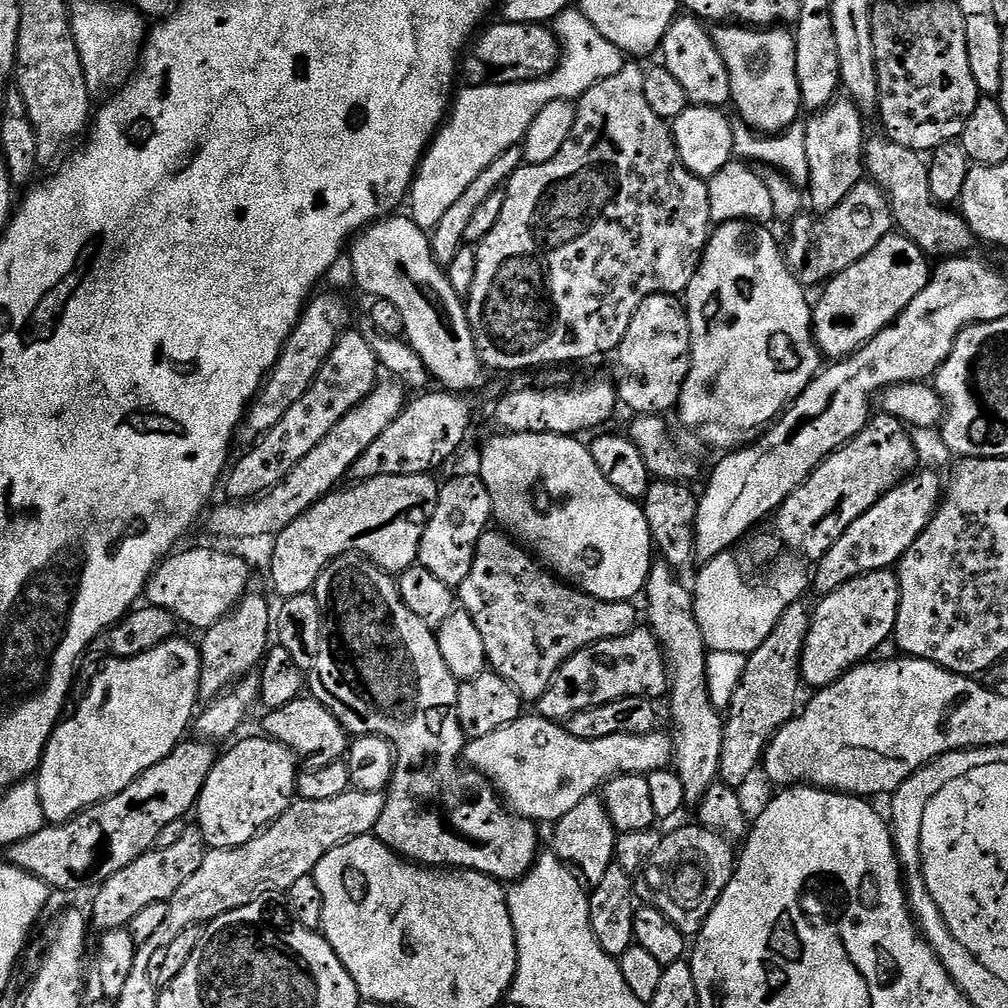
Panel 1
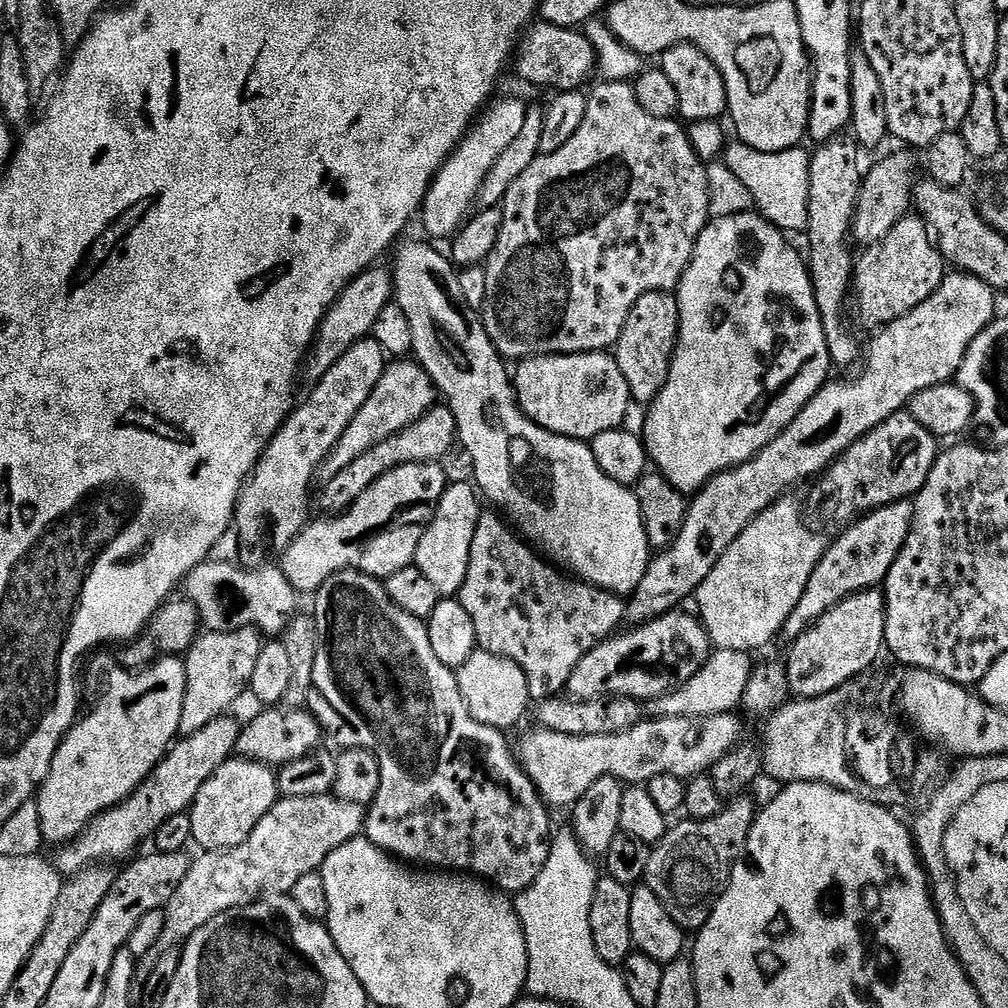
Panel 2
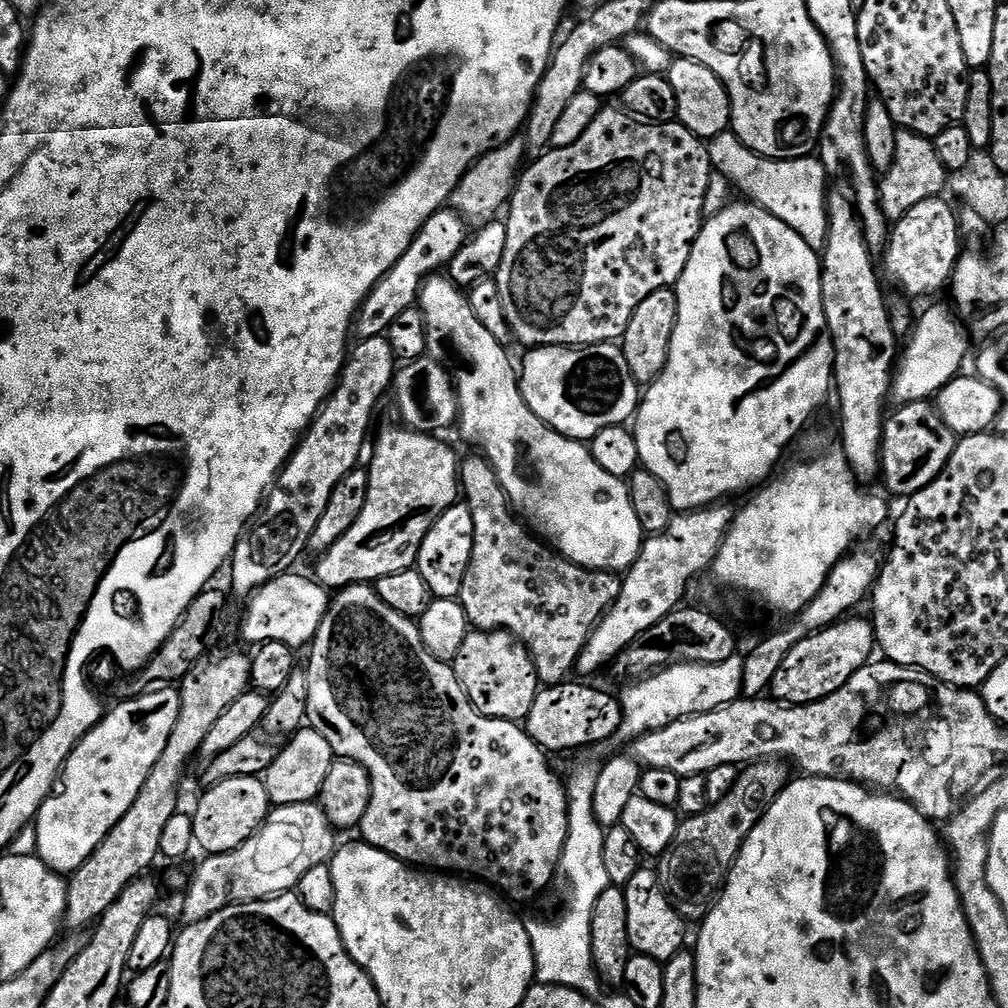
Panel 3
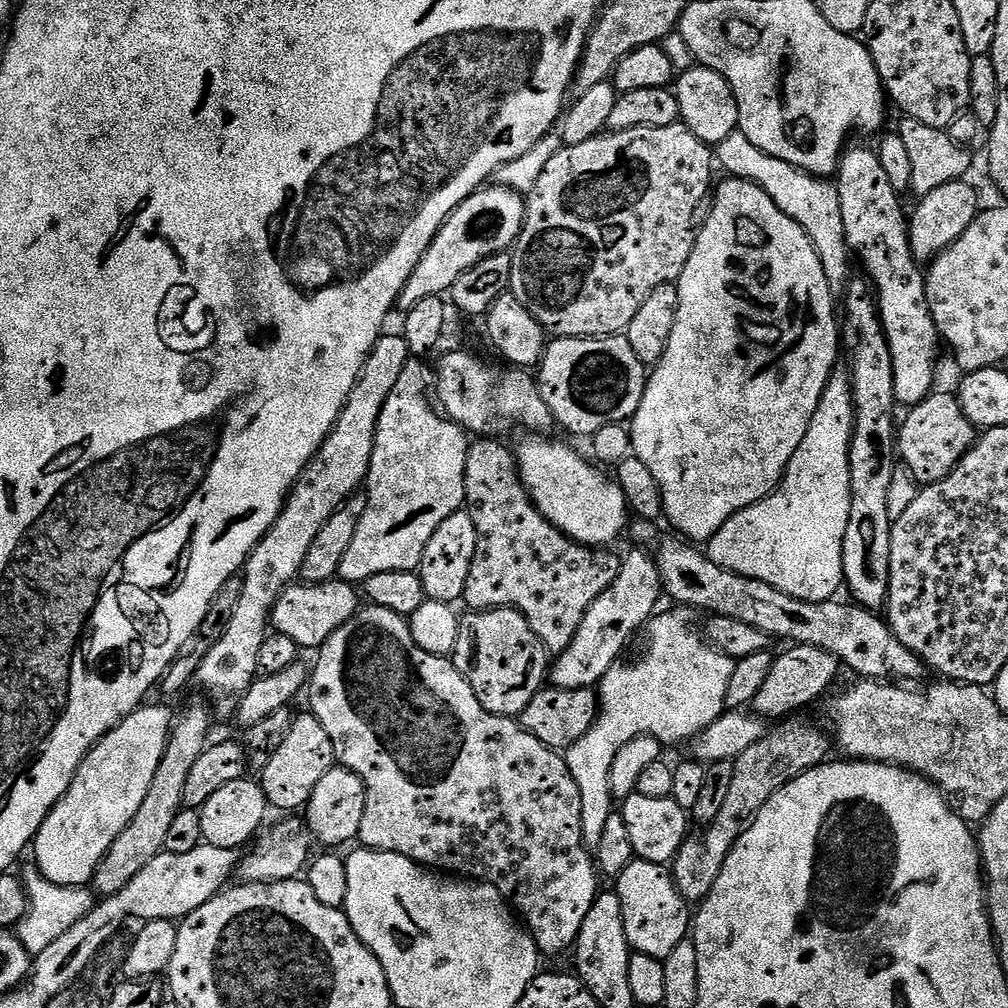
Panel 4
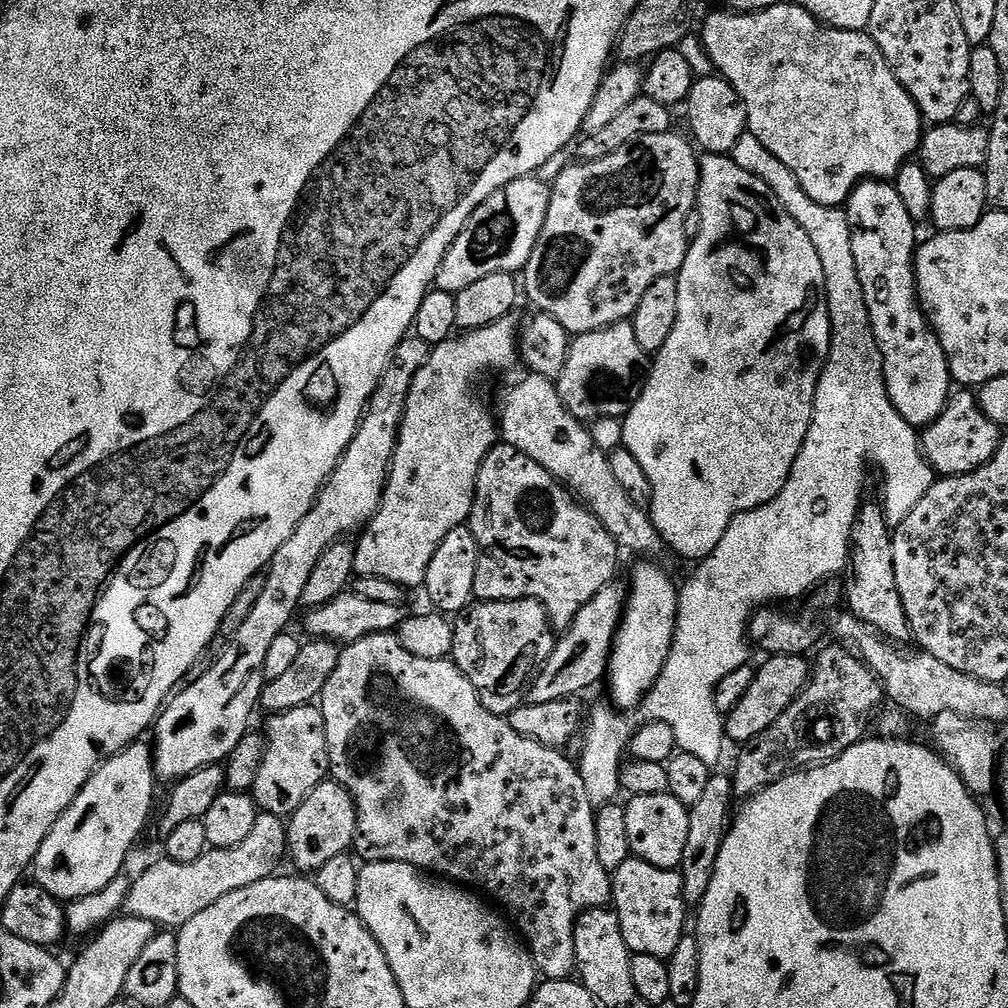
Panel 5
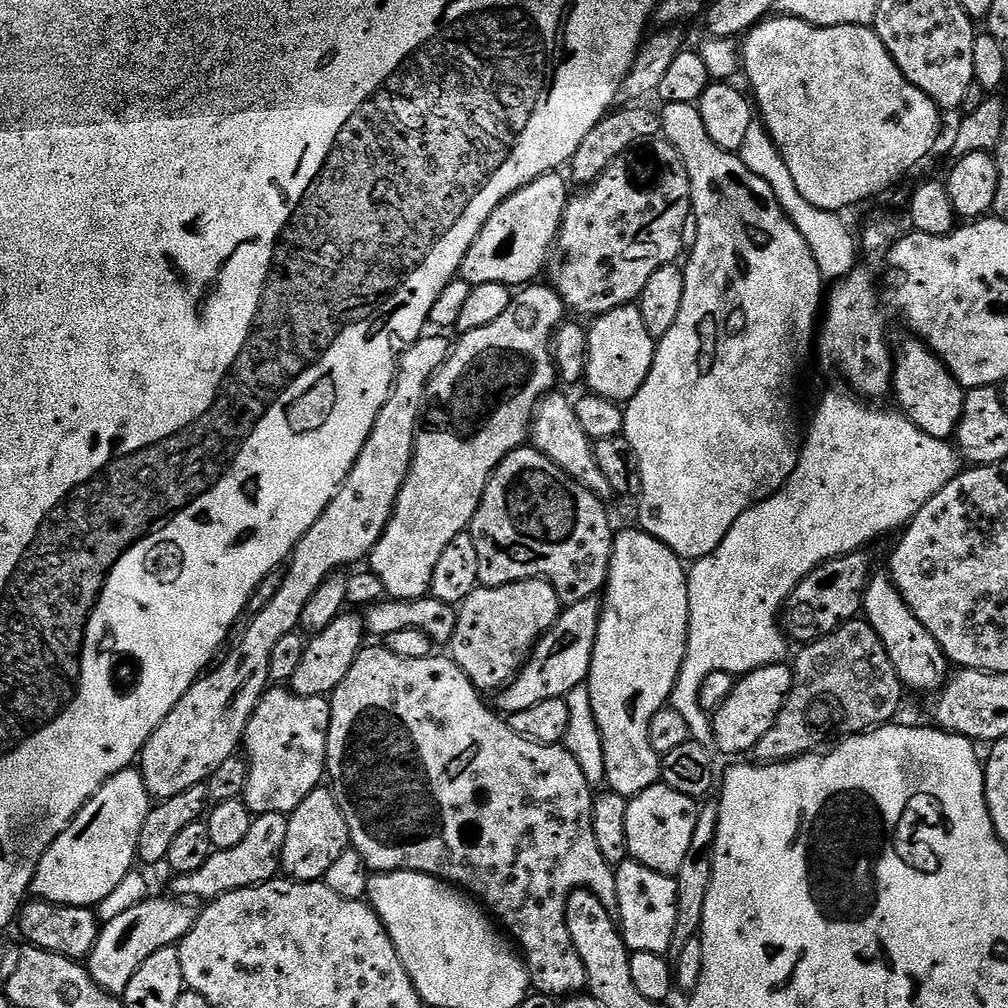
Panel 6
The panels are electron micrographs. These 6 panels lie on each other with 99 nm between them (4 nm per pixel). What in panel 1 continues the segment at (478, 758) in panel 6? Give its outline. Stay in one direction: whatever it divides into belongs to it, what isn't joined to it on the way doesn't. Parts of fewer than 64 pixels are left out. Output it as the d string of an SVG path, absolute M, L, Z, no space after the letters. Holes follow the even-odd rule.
M349 554L330 561L316 580L314 595L318 598L320 609L324 615L324 641L320 647L320 653L316 655L314 676L317 676L320 681L312 689L310 688L312 699L322 702L322 706L326 706L353 737L383 736L384 739L392 743L392 750L396 753L396 768L392 771L392 782L386 789L382 818L378 818L374 829L376 839L381 840L391 852L396 852L404 859L411 860L421 866L481 872L501 882L520 880L532 869L542 848L540 836L536 833L537 825L531 820L524 820L523 817L509 810L487 776L483 776L482 773L475 770L465 770L458 763L466 745L466 737L458 718L460 684L454 678L454 674L450 674L450 670L446 670L446 662L442 662L442 650L438 650L435 631L428 628L426 622L422 622L422 618L410 614L406 602L402 602L400 592L396 589L396 580L383 568L379 568L362 556Z

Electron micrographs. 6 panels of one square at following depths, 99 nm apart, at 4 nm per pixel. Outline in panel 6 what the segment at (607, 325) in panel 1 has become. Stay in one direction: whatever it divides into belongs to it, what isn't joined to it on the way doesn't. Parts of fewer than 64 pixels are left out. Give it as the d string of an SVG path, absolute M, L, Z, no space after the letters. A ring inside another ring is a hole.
M653 138L614 158L598 179L577 192L580 193L569 199L560 223L560 233L552 245L546 265L546 280L562 298L569 313L595 318L624 304L639 301L650 274L654 274L658 266L674 264L681 259L685 251L682 226L687 216L692 214L692 191L678 150L669 140Z

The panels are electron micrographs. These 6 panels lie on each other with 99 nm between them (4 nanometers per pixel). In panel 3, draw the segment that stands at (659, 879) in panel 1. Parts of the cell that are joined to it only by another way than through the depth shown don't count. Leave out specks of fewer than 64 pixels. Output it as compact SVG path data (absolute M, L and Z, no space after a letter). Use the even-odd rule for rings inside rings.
M779 758L757 760L747 765L737 775L730 794L726 794L722 802L711 805L702 814L687 817L677 827L674 842L670 842L670 846L658 857L658 875L666 898L685 921L700 922L707 916L750 830L754 830L764 811L789 784L788 768L789 765Z

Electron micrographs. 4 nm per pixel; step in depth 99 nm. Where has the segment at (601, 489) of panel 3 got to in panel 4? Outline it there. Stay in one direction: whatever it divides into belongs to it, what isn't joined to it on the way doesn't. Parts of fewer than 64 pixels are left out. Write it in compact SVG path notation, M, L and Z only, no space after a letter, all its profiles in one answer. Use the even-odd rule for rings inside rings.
M532 434L520 445L515 445L514 455L518 465L518 475L524 484L524 489L528 491L528 496L532 500L533 506L549 520L560 532L566 533L571 540L578 544L587 544L588 547L597 550L605 546L612 546L620 535L625 535L626 525L630 520L630 509L628 503L624 501L624 495L620 485L615 479L599 476L587 459L583 460L572 448L567 448L564 444L555 444L552 440L540 440L539 435Z

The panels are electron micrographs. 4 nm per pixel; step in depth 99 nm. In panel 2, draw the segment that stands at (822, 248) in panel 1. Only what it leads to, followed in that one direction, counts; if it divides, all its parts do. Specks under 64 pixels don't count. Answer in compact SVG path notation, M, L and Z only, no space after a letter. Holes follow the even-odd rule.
M912 150L900 151L904 152L892 152L889 156L882 157L869 172L867 169L863 173L856 213L852 219L851 239L857 245L881 244L886 234L890 234L890 230L894 230L894 226L898 226L898 222L913 211L914 189L918 179L918 156Z

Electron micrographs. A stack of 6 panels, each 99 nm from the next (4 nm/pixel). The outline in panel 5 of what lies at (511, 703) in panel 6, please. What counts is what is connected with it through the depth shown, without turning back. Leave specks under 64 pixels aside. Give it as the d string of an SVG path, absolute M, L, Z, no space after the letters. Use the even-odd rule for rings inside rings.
M613 582L602 586L590 602L578 610L574 622L569 628L559 633L550 658L536 673L526 696L531 703L554 702L579 697L579 692L592 688L596 683L605 679L608 671L608 659L612 656L612 644L616 640L616 632L620 629L620 617L624 614L626 599L625 585Z

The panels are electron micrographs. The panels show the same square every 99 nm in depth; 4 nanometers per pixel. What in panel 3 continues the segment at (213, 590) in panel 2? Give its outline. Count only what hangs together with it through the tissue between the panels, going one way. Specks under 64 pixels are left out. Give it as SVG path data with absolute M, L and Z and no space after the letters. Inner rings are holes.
M296 570L283 572L247 597L248 609L244 612L240 632L252 646L282 642L293 650L301 650L307 649L315 640L318 626L322 626L322 618L328 613L330 592L311 575L299 576L298 573Z

